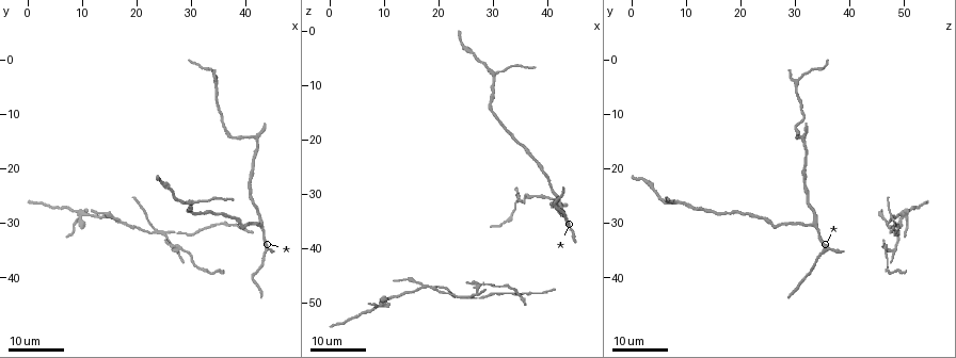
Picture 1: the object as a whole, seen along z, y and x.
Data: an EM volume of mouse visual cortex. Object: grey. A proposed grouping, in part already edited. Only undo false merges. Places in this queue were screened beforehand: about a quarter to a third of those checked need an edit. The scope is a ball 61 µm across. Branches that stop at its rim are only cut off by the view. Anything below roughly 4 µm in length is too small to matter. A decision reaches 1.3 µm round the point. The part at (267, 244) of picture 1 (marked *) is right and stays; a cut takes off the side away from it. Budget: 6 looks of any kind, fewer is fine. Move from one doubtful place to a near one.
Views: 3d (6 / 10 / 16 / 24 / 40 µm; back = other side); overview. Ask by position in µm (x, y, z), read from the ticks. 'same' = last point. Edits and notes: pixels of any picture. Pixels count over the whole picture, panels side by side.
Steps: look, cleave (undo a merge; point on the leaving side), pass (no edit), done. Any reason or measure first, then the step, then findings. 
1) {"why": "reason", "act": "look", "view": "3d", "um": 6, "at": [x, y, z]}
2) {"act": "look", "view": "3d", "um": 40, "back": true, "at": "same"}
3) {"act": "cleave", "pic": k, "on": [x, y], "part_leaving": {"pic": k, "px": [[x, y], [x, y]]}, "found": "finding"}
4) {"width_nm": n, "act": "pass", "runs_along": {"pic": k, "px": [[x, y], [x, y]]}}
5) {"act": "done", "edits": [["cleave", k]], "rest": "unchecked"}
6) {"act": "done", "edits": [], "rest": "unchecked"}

{"why": "arms part here", "act": "look", "view": "3d", "um": 24, "at": [25.5, 32.5, 48.5]}

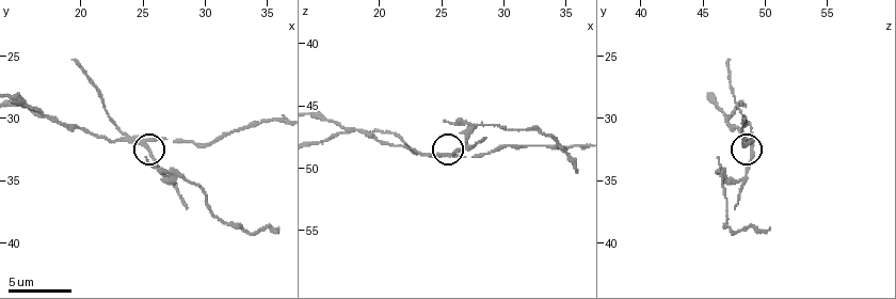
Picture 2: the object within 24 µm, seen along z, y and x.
{"act": "look", "view": "3d", "um": 10, "at": [25.2, 32.2, 48.8]}

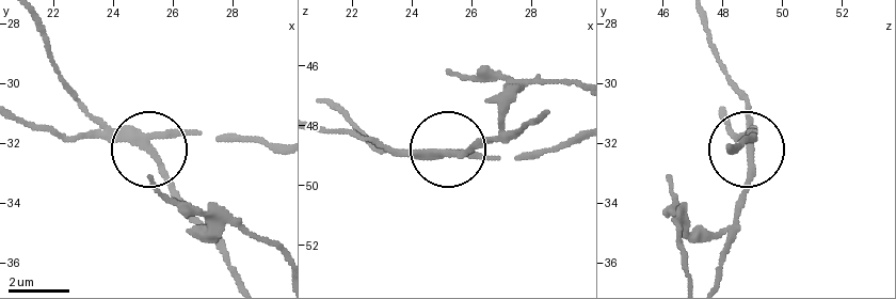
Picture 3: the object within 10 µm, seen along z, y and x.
{"side_arm_um": 18, "act": "cleave", "pic": 3, "on": [86, 107], "found": "two neurons meet here"}

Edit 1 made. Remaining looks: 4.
{"act": "look", "view": "overview"}

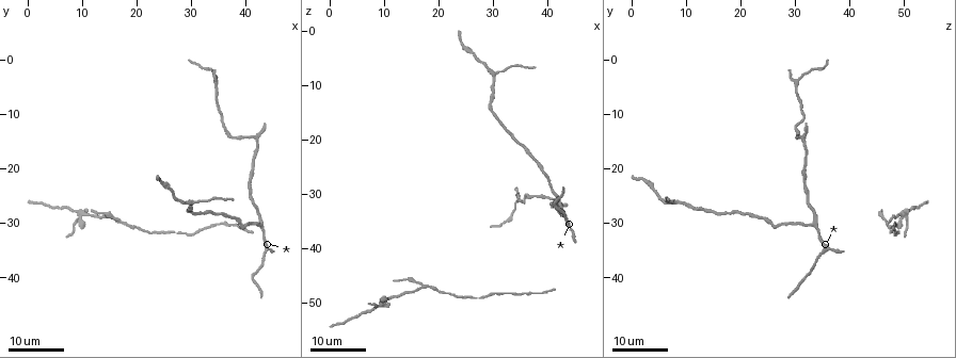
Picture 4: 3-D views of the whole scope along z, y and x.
{"why": "three-way junction", "act": "look", "view": "3d", "um": 24, "at": [17.5, 29.5, 46.5]}

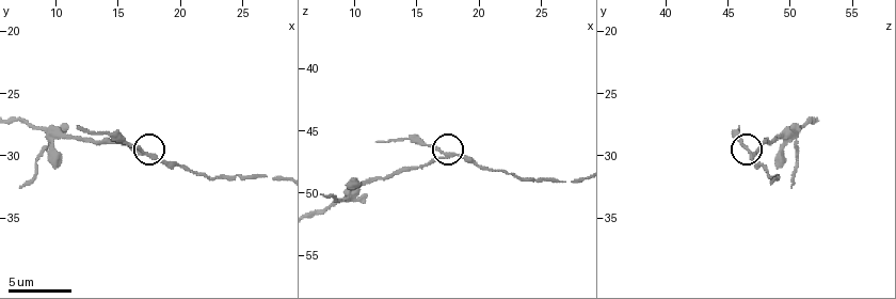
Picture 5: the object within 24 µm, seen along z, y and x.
{"act": "look", "view": "3d", "um": 6, "at": [17.2, 29.8, 46.8]}

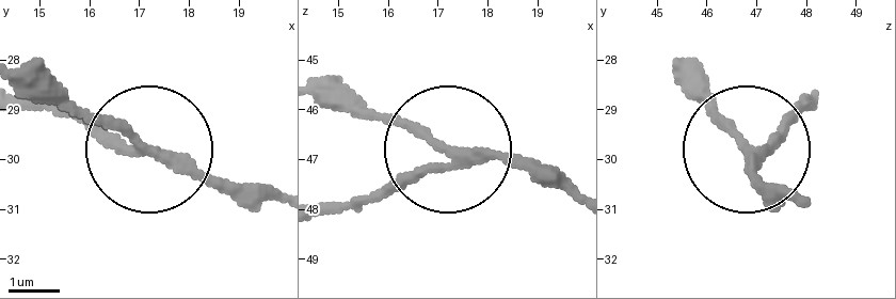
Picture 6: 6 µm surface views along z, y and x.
{"arms": 3, "act": "cleave", "pic": 6, "on": [105, 141], "part_leaving": {"pic": 6, "px": [[174, 163], [26, 112]]}, "found": "two neurons meet here"}

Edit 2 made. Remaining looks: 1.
{"act": "done", "edits": [["cleave", 3], ["cleave", 6]], "rest": "unchecked"}

